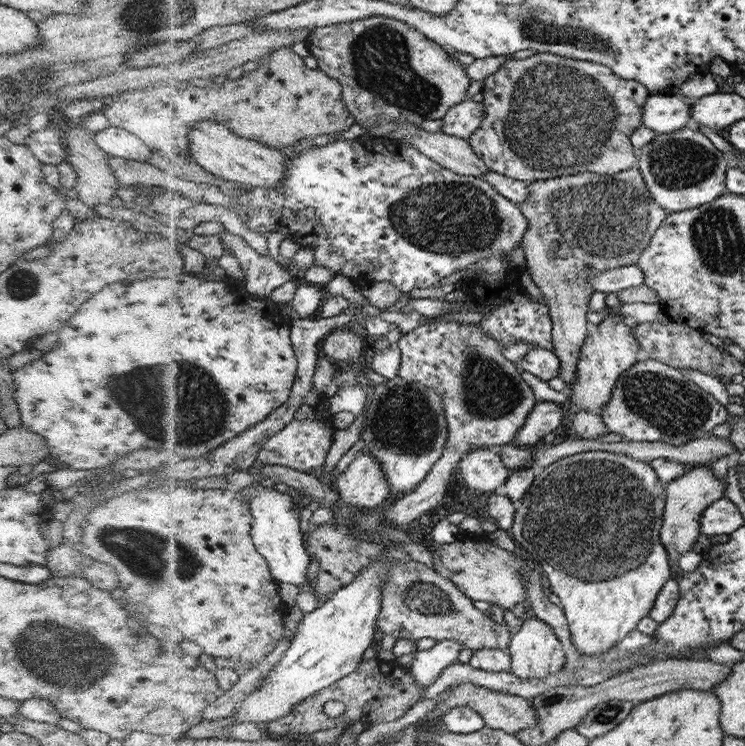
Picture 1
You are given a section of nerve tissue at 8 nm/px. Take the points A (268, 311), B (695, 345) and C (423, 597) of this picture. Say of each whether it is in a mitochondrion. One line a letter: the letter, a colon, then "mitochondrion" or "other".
A: other
B: other
C: mitochondrion

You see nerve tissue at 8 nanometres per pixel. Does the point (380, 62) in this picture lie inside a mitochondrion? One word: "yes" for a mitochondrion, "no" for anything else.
yes

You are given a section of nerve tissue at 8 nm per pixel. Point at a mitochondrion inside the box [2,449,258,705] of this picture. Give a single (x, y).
(64, 658)

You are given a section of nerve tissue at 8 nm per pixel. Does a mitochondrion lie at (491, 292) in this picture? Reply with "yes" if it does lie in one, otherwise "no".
no

